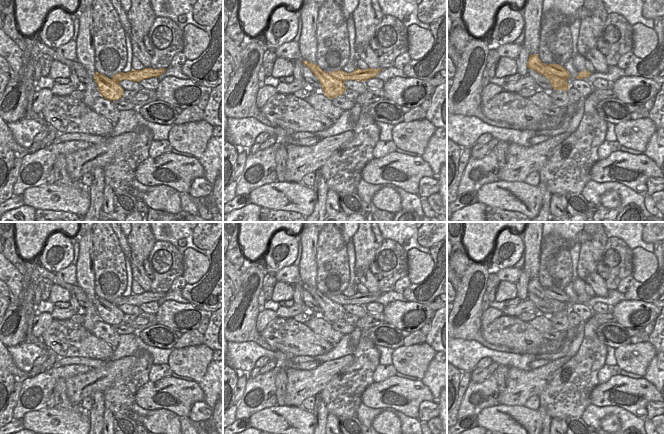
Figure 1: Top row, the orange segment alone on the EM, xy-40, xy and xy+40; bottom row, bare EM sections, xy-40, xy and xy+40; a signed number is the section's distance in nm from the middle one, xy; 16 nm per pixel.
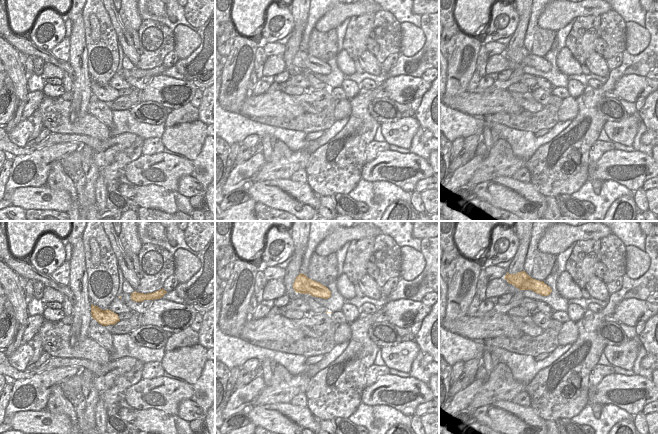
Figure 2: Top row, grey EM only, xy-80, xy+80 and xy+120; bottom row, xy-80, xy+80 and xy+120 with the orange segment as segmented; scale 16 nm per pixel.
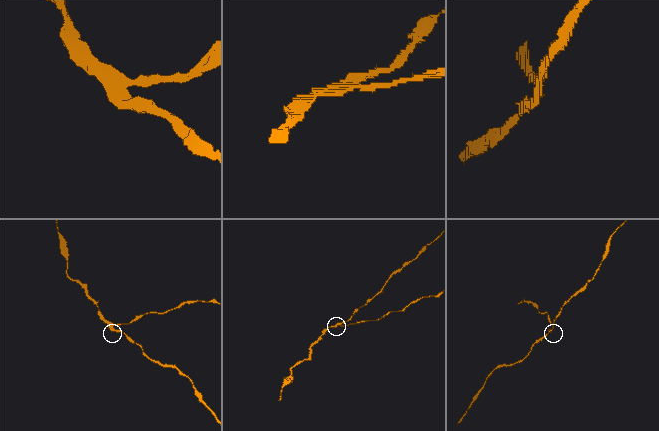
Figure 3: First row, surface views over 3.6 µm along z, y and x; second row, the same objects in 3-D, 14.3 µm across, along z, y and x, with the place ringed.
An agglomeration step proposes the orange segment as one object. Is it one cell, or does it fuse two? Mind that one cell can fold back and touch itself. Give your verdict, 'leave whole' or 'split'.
split

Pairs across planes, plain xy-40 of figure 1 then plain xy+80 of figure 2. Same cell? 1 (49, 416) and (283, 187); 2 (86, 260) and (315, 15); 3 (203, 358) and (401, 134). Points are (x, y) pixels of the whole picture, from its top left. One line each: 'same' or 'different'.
1: same
2: different
3: same

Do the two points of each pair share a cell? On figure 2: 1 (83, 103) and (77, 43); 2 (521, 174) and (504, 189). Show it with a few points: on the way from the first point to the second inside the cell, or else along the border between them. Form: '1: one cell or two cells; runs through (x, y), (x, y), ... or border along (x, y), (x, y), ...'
1: one cell; runs through (82, 88), (82, 74), (77, 58)
2: two cells; border along (511, 177), (530, 182)

